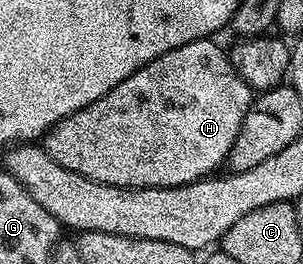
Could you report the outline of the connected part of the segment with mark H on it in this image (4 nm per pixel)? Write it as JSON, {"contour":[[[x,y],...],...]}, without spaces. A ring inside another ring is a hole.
{"contour":[[[213,38],[197,39],[188,45],[180,45],[180,49],[172,49],[160,57],[156,57],[147,67],[142,67],[132,77],[120,81],[104,97],[100,97],[92,105],[64,117],[61,121],[50,128],[44,136],[44,146],[47,153],[54,158],[64,169],[72,169],[72,173],[80,173],[85,179],[95,179],[108,185],[117,187],[179,187],[185,183],[195,183],[198,179],[213,176],[219,170],[218,166],[225,164],[229,157],[233,142],[236,141],[240,131],[241,122],[249,113],[252,104],[252,89],[240,76],[238,68],[230,61],[229,54],[214,44]]]}

